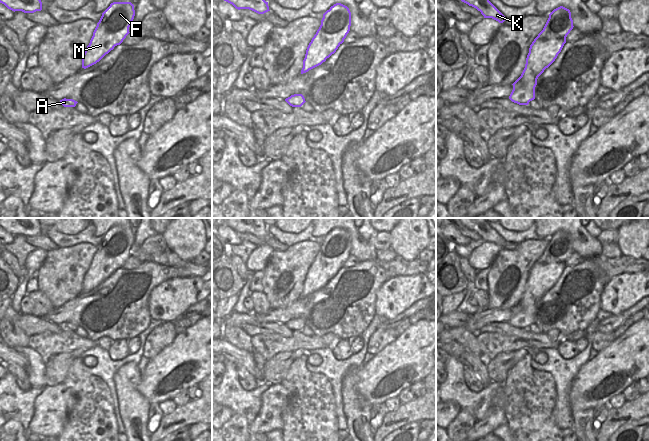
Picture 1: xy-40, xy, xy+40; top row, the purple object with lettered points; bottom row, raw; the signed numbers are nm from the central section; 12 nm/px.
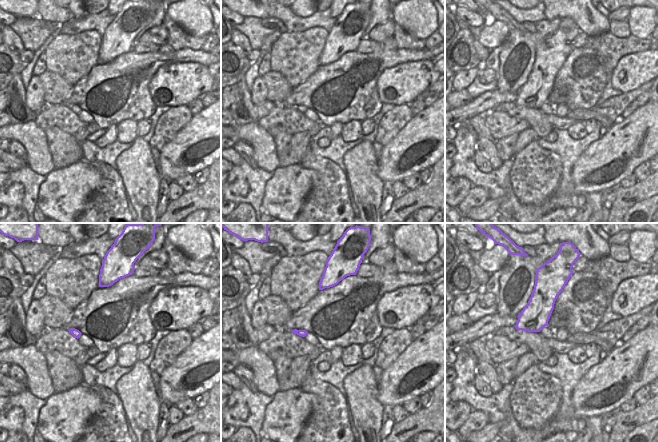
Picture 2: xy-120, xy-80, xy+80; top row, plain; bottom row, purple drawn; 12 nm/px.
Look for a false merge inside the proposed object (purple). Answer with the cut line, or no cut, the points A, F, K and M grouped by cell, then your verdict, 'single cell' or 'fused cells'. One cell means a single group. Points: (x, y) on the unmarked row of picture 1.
no cut; A F K M; single cell

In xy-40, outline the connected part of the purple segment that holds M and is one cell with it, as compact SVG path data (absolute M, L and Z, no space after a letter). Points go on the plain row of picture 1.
M131 226L111 227L102 237L83 278L82 292L86 293L96 288L115 270L120 269L130 257L129 251L134 240L134 229Z

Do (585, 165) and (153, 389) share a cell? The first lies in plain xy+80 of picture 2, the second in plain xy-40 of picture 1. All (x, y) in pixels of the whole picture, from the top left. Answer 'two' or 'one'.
one

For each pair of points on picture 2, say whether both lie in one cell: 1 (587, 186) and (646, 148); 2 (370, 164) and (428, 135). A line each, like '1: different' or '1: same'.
1: same
2: different

